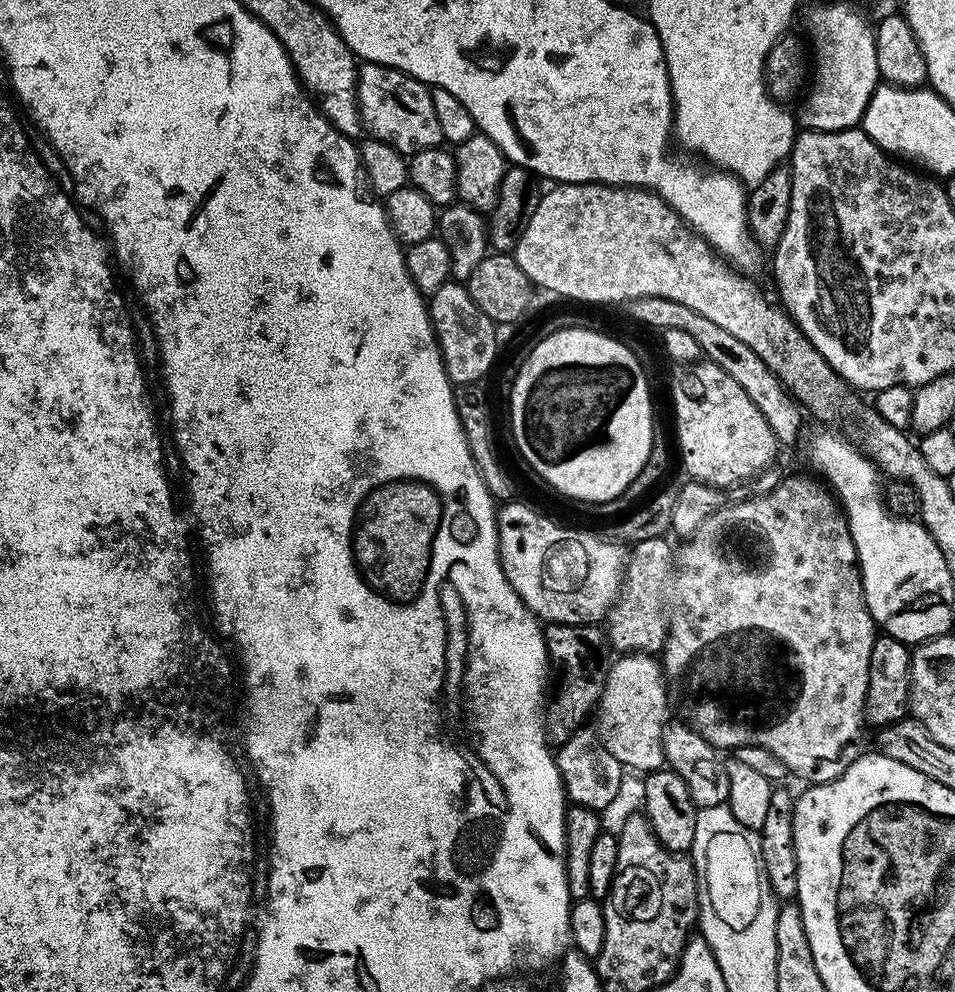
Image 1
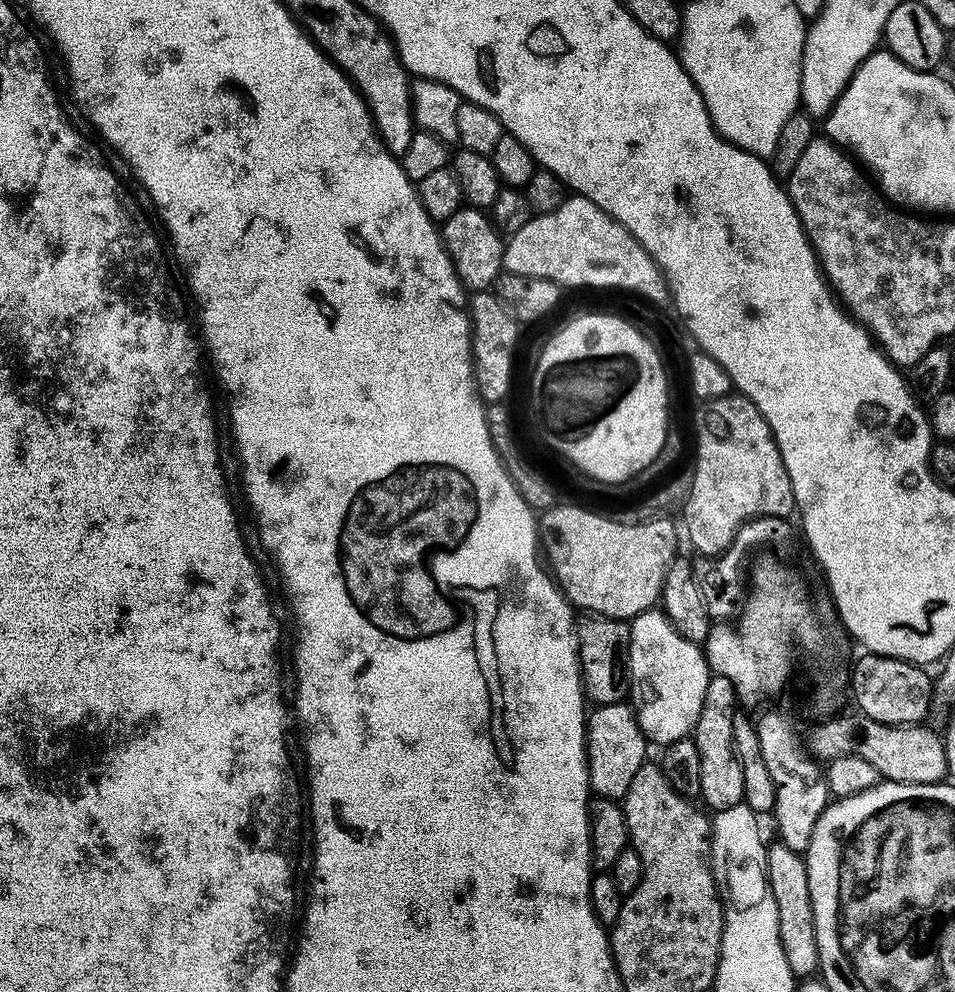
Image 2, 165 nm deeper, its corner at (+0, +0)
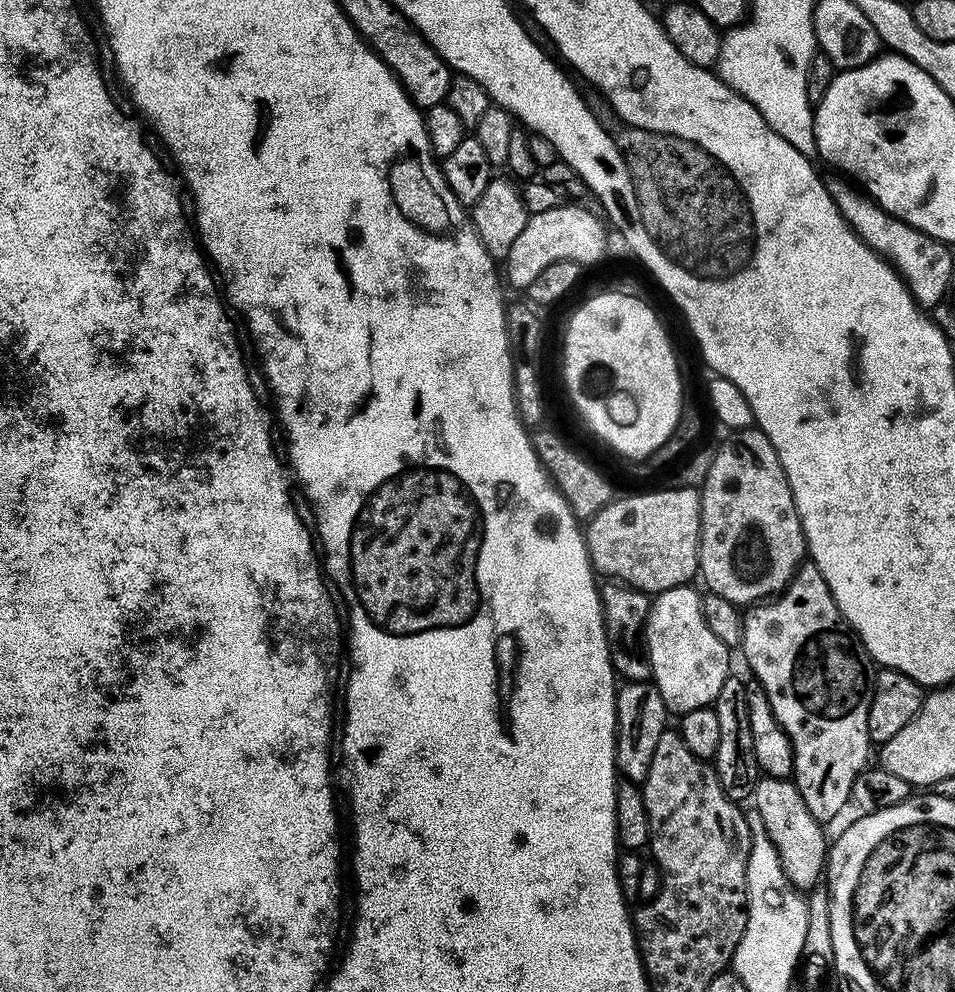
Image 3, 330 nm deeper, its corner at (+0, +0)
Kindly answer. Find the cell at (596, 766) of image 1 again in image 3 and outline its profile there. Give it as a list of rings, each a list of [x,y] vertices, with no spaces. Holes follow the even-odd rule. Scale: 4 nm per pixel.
[[[634,680],[619,685],[616,694],[616,770],[623,779],[643,782],[668,719],[668,707],[662,702],[662,694],[658,694],[655,684]]]

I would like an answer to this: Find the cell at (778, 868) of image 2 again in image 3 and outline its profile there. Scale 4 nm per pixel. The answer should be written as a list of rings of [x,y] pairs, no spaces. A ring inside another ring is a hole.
[[[764,776],[755,781],[750,800],[756,803],[753,804],[754,811],[762,814],[762,826],[778,854],[789,885],[796,890],[809,890],[821,883],[826,872],[830,840],[824,837],[825,825],[819,824],[810,810],[806,810],[806,802],[802,802],[795,783],[791,779],[775,780],[773,776]]]

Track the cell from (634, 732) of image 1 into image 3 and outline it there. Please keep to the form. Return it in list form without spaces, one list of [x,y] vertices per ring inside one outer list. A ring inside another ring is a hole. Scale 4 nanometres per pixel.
[[[685,586],[659,593],[651,601],[644,630],[648,661],[652,667],[651,683],[656,685],[658,694],[662,694],[662,702],[672,714],[683,714],[715,705],[718,690],[722,690],[722,682],[726,682],[730,675],[728,669],[730,650],[721,642],[718,634],[714,634],[714,630],[706,626],[704,602],[701,593],[696,593],[694,589],[695,587]]]

